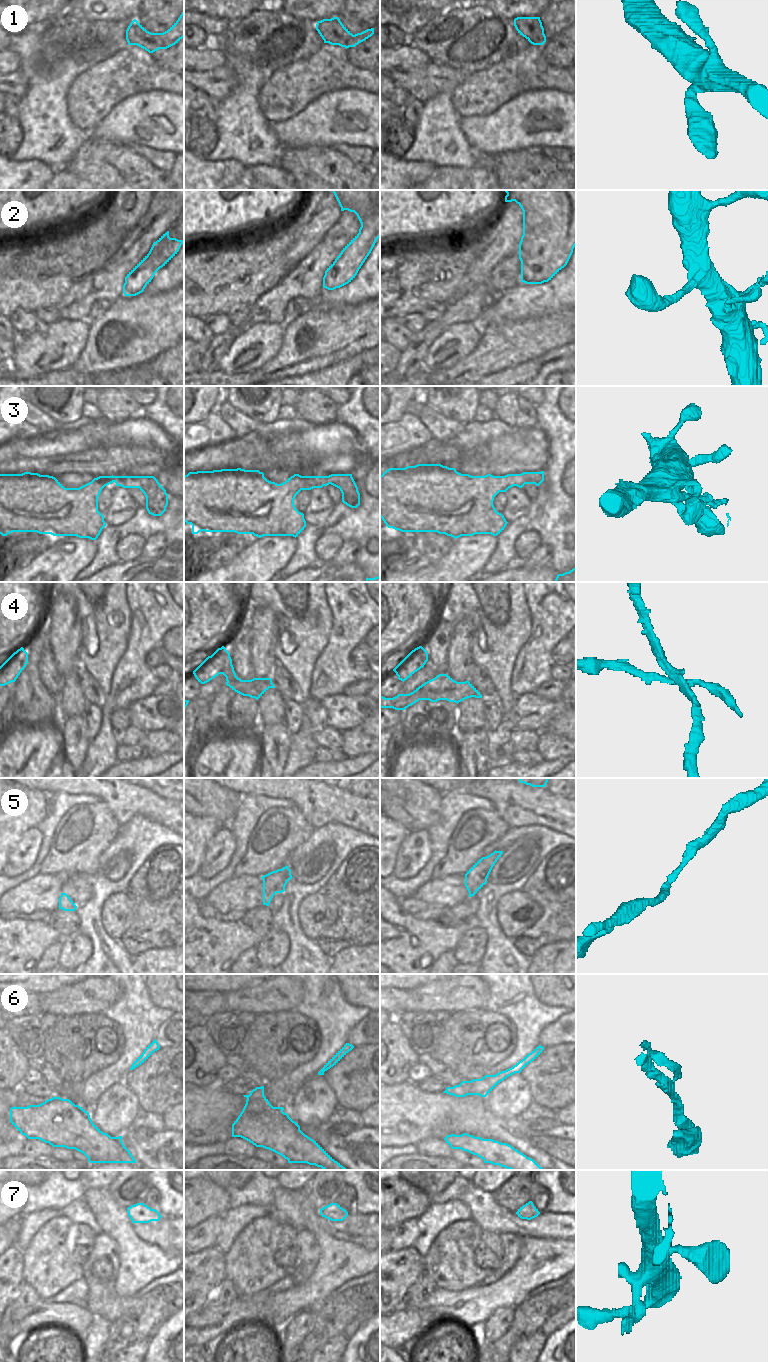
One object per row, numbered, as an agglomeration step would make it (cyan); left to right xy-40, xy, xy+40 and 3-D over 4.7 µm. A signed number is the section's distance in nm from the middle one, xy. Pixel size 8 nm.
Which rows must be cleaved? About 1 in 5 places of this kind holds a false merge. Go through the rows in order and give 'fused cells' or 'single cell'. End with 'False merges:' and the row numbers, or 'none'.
1: single cell
2: single cell
3: single cell
4: fused cells
5: single cell
6: single cell
7: single cell
False merges: 4

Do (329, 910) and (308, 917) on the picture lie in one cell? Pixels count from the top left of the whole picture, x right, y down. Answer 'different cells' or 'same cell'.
same cell

